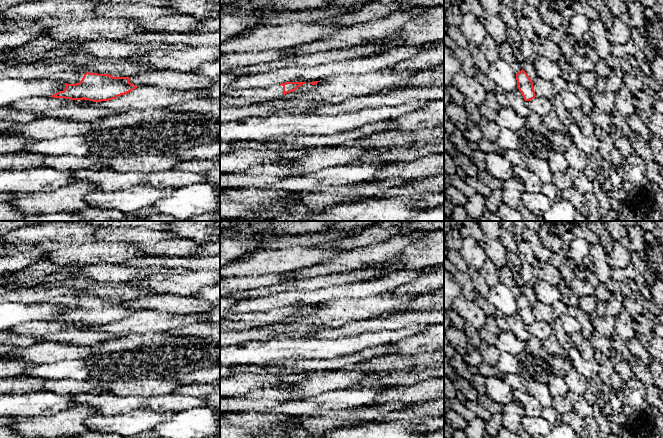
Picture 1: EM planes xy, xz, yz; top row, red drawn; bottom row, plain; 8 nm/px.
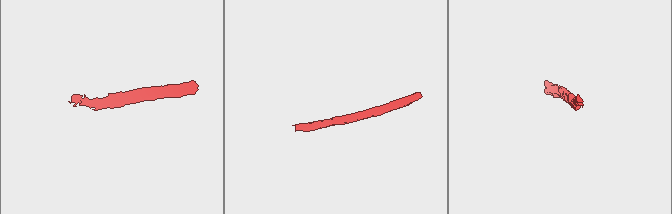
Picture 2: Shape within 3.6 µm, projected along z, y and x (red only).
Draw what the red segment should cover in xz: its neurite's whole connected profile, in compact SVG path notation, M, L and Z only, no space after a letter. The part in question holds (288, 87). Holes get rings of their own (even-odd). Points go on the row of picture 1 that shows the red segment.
M285 82L263 89L226 90L220 94L220 108L264 103L295 91L306 82Z

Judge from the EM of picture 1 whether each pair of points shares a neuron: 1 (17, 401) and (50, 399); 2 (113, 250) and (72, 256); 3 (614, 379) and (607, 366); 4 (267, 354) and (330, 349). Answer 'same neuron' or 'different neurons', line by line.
1: same neuron
2: same neuron
3: same neuron
4: same neuron

